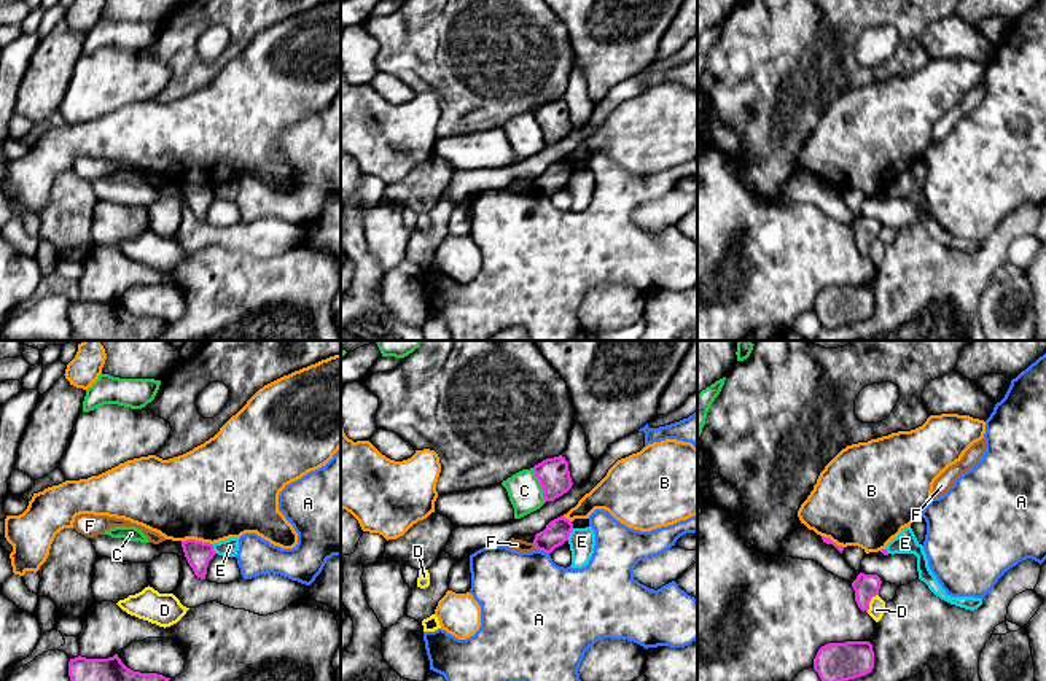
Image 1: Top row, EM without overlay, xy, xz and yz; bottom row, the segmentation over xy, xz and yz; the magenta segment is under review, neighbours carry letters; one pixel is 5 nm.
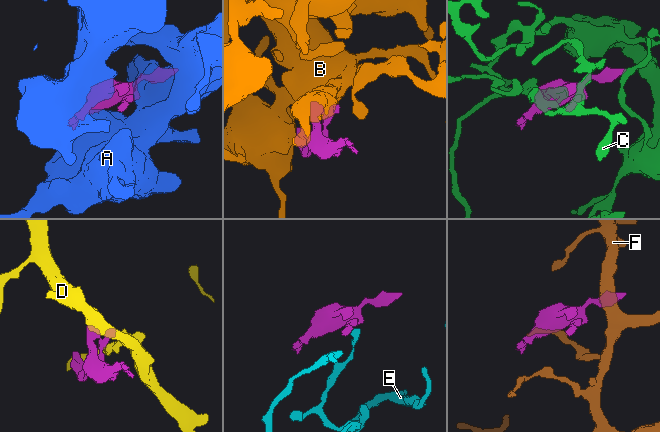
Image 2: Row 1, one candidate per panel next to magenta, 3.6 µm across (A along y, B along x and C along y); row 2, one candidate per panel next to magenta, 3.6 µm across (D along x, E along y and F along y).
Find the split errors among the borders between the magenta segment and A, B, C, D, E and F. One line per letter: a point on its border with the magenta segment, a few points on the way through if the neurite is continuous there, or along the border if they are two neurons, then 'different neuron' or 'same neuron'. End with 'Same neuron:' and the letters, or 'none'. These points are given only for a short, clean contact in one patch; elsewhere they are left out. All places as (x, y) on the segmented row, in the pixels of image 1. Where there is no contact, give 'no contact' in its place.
A: meets magenta in xz at (543, 551); different neuron
B: meets magenta in xy at (198, 541); different neuron
C: meets magenta in xz at (540, 484); different neuron
D: meets magenta in yz at (870, 600); different neuron
E: meets magenta in xz at (569, 535); border along xz (573, 529), (567, 540); different neuron
F: meets magenta in xz at (535, 546); border along xz (532, 543), (537, 548); different neuron
Same neuron: none

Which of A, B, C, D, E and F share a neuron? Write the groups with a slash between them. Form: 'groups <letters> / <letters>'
groups A / B / C / D / E / F

